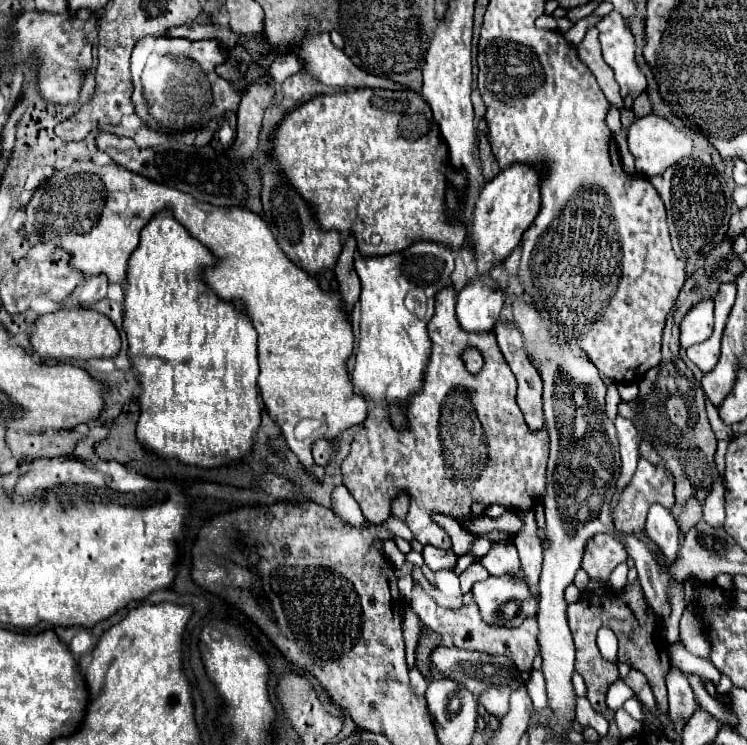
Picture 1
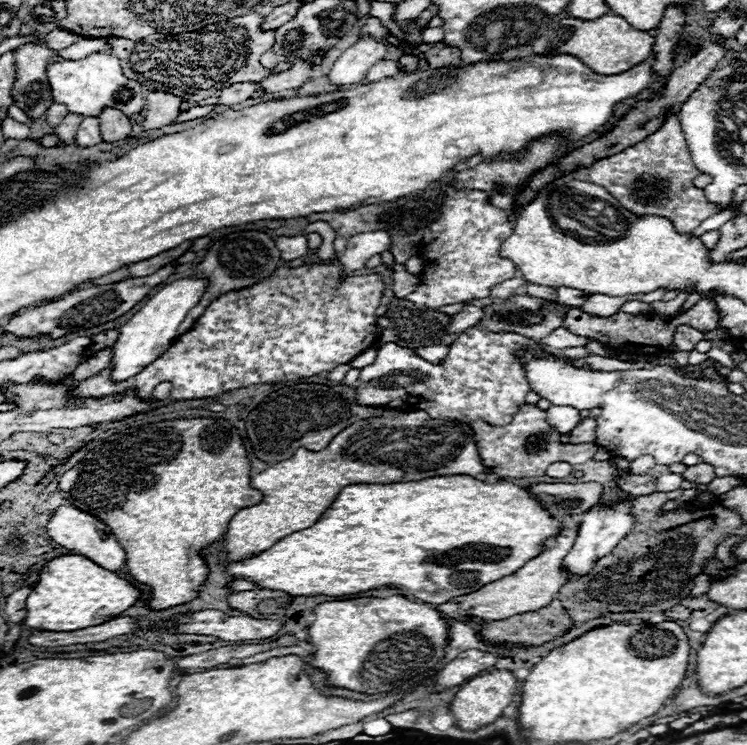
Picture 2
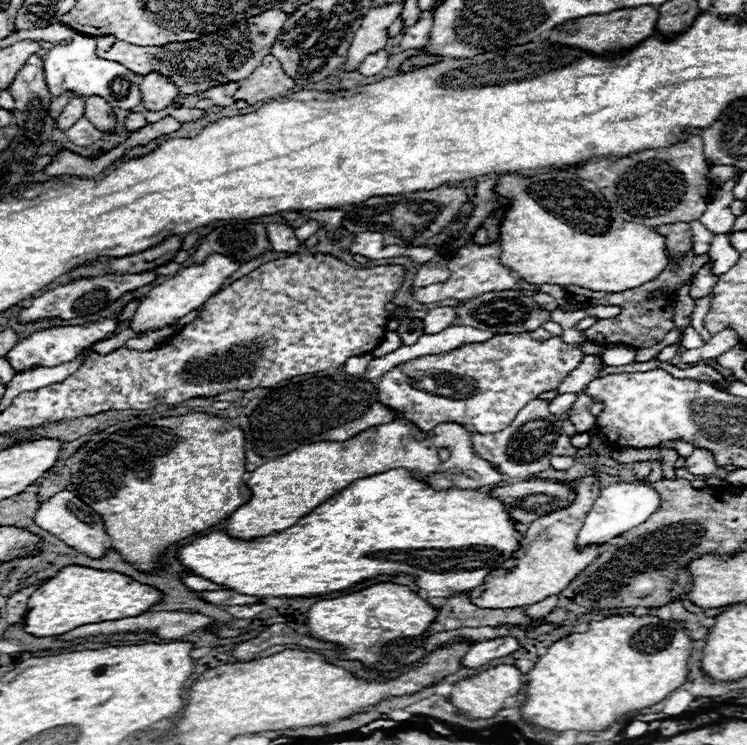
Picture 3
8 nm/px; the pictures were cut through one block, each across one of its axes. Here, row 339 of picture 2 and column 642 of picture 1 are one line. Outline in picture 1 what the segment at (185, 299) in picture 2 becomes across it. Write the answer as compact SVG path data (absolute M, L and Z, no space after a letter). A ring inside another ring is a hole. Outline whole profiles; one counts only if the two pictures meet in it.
M648 114L644 118L634 120L634 124L628 128L628 148L630 148L632 156L636 158L638 174L642 174L646 178L652 178L652 176L664 174L672 164L690 156L692 140L690 140L690 136L686 136L684 132L674 128L666 118Z

